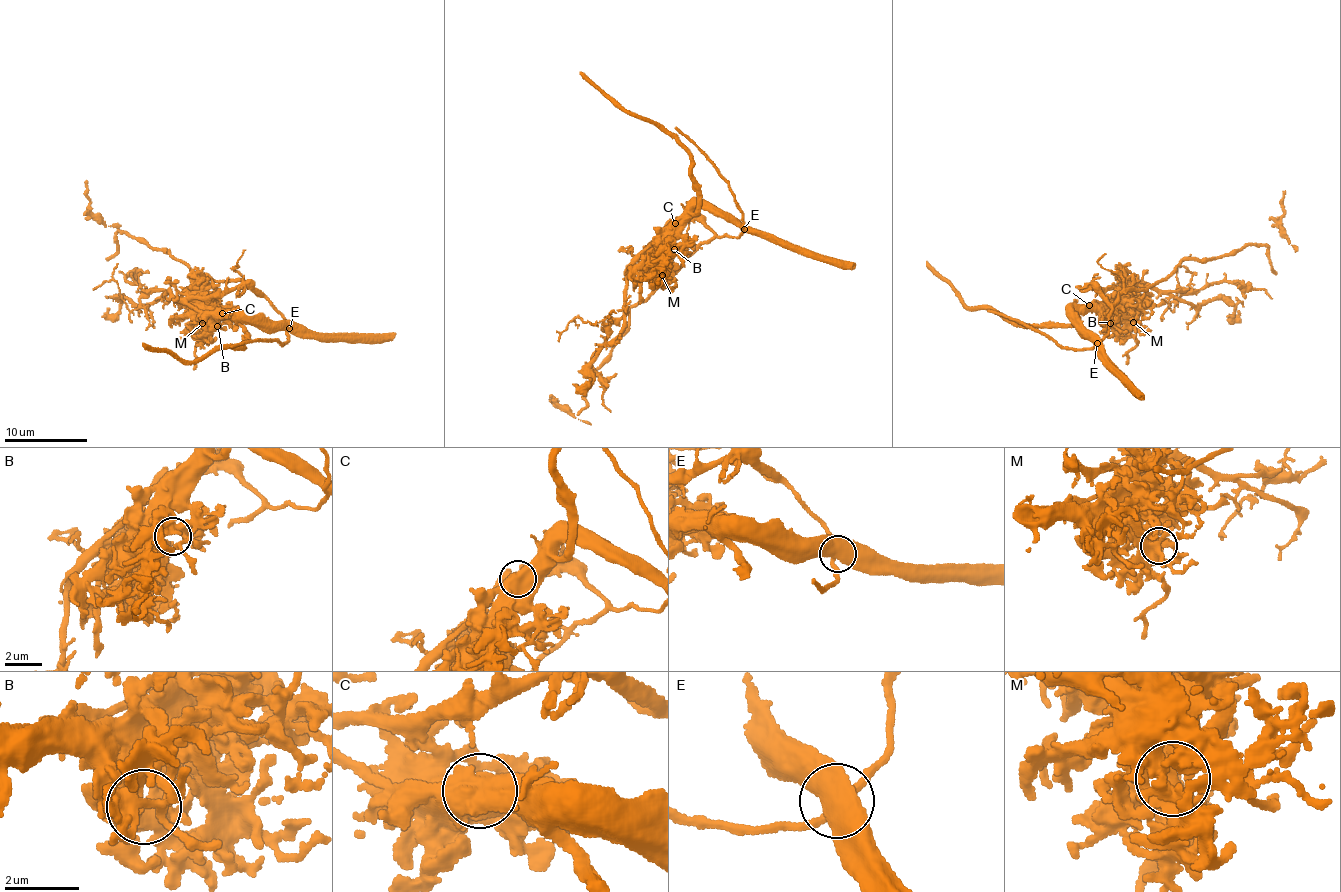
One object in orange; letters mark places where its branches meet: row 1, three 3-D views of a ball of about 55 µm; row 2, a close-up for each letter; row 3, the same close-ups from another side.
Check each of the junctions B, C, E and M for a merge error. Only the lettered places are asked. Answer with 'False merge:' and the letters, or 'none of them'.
False merge: C, E

